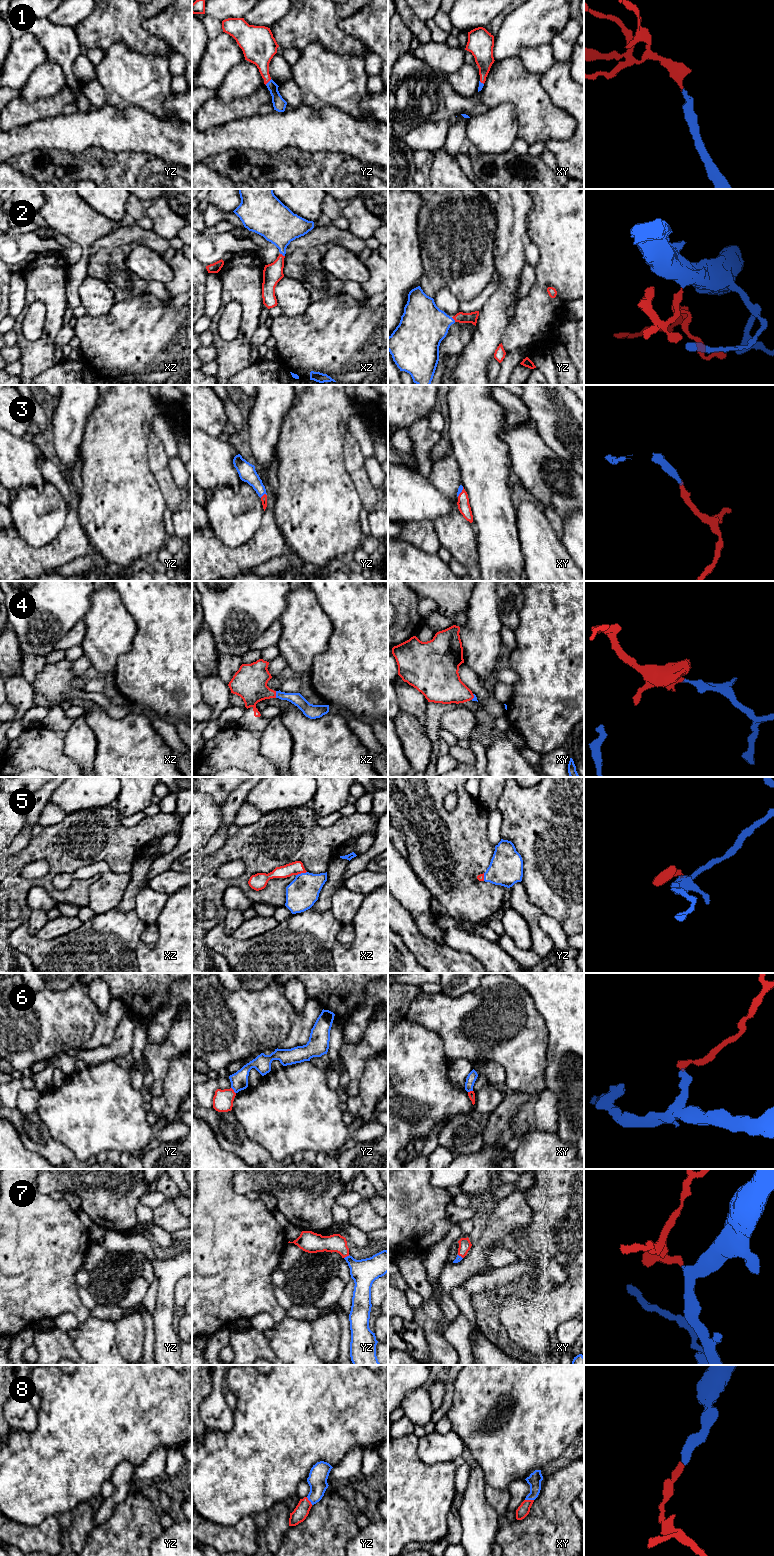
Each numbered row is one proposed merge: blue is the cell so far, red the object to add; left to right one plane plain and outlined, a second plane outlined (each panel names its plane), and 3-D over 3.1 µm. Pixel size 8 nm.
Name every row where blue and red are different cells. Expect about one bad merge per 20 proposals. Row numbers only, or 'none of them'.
6

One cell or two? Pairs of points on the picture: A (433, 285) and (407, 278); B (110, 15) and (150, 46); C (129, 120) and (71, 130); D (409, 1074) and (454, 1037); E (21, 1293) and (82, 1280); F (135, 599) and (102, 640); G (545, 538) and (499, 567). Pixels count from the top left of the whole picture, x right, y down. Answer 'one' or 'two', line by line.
A: two
B: one
C: one
D: two
E: two
F: two
G: two

